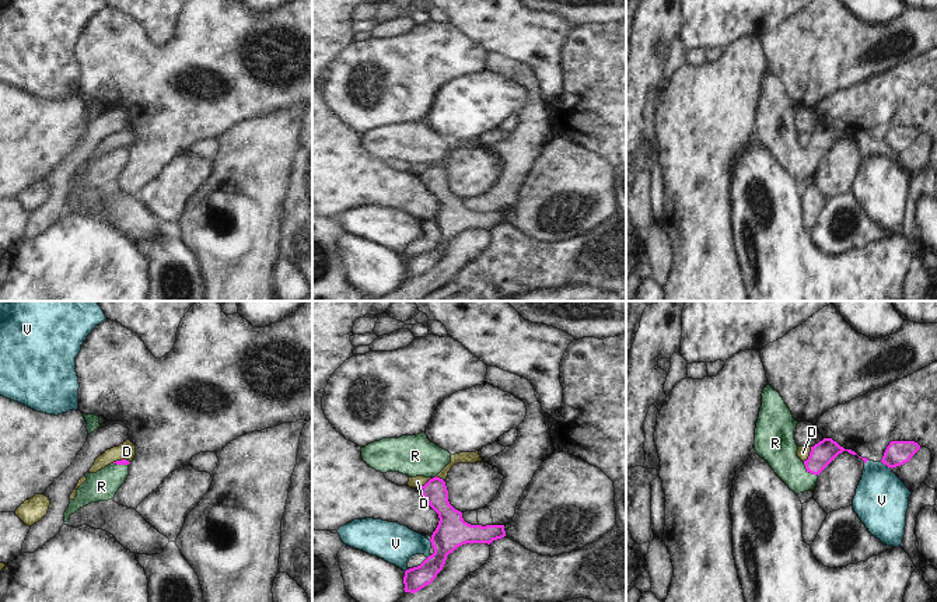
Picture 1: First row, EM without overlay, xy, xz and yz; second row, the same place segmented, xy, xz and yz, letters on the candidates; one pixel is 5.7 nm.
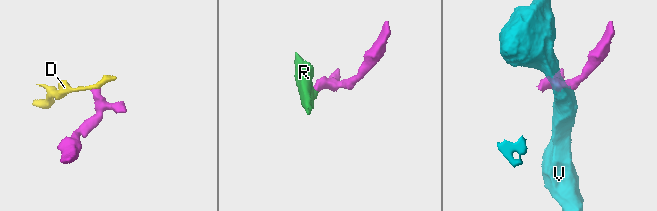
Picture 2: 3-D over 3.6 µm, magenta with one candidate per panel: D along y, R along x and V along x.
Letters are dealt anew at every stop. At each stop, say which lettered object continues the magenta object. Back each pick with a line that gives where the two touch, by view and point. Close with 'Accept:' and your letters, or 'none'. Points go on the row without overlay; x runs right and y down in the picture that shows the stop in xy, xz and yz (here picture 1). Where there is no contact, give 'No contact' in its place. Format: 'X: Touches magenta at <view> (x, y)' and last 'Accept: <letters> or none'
R: Touches magenta at yz (810, 158)
Accept: R

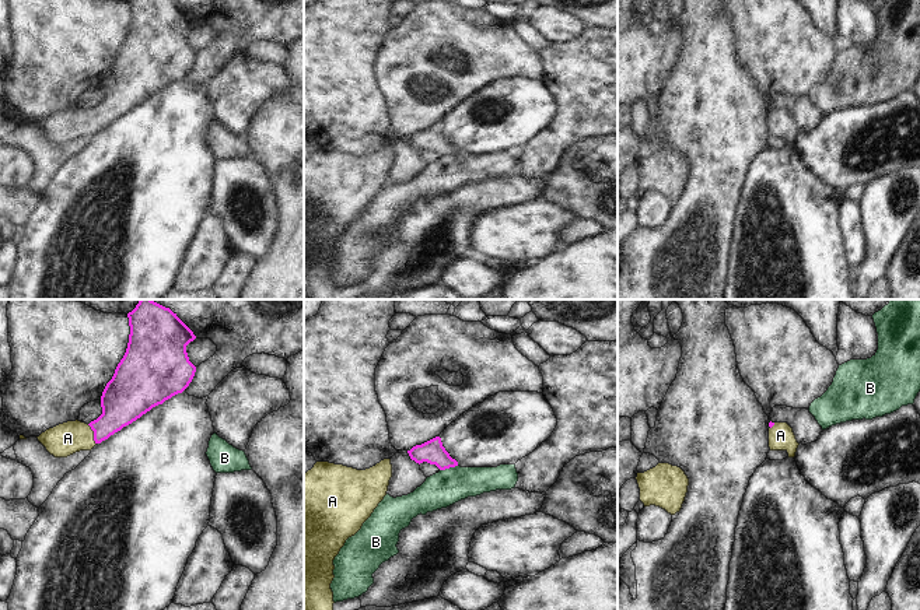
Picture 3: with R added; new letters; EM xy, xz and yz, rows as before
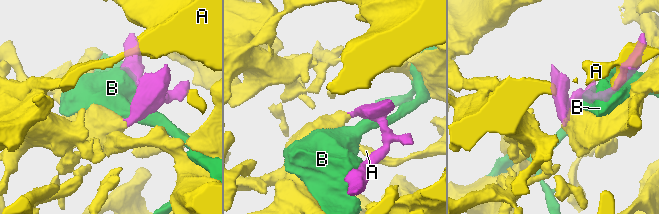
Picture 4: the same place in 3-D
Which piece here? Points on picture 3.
A: Touches magenta at xy (94, 121)
Accept: A

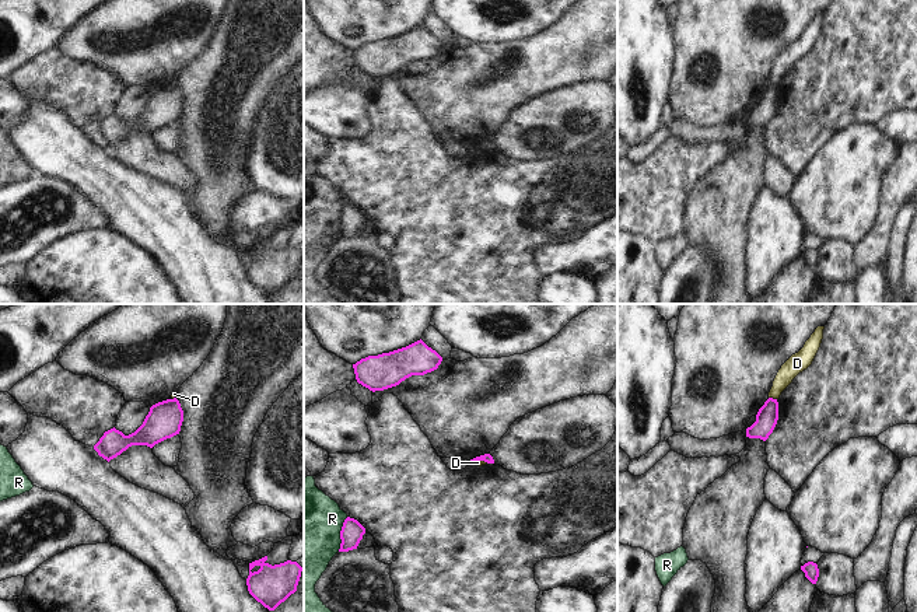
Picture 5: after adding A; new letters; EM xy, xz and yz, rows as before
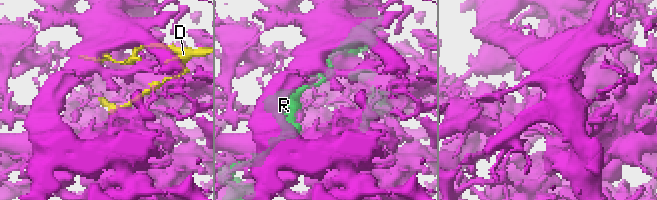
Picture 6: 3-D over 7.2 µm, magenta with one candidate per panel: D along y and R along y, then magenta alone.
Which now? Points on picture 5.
Accept: none

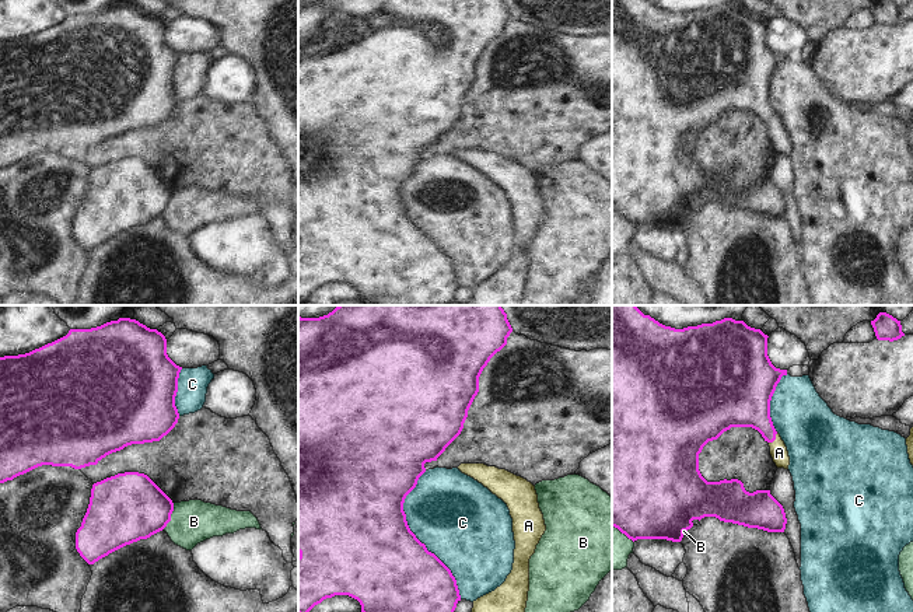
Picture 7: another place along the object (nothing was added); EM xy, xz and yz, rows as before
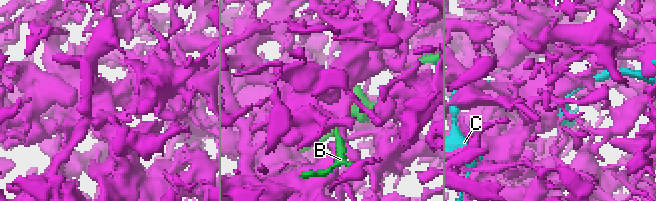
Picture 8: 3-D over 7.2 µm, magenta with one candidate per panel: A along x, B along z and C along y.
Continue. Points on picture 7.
A: Touches magenta at yz (775, 125)
Accept: A

